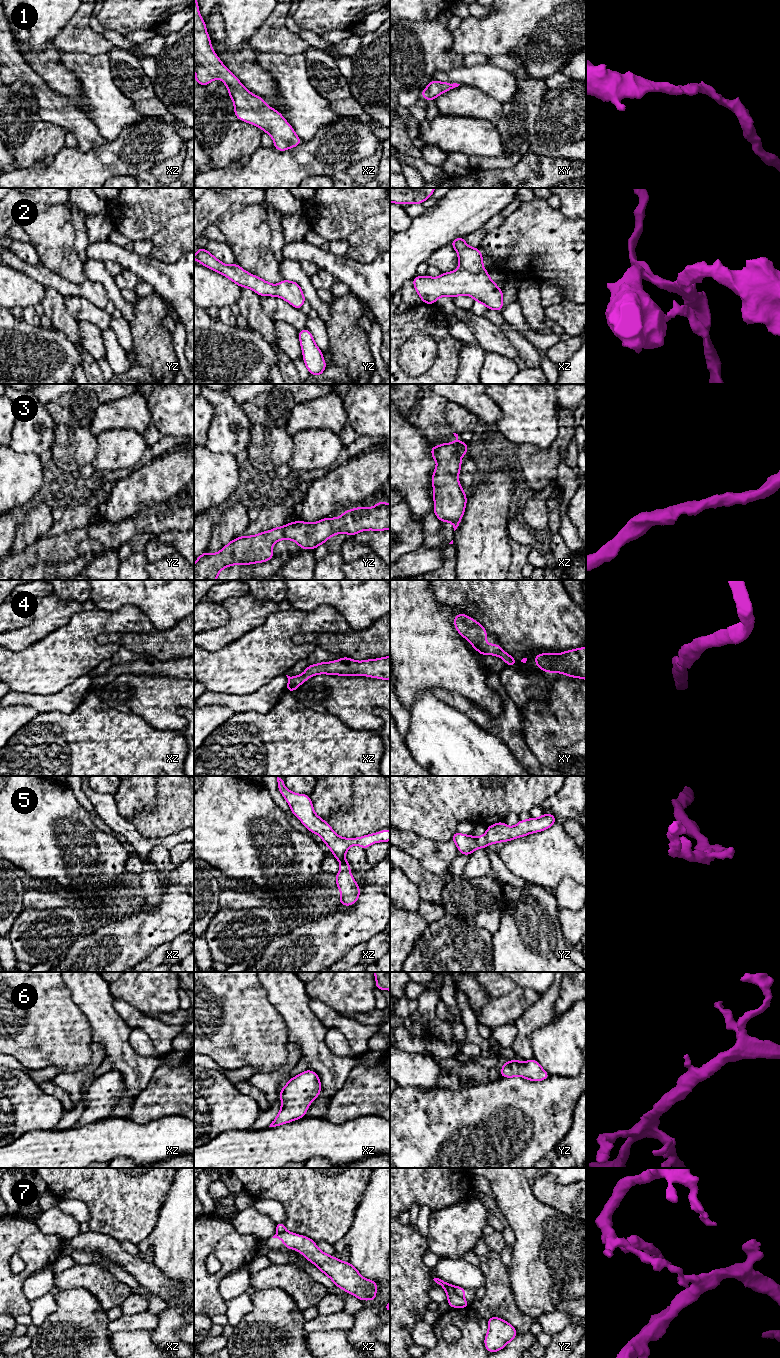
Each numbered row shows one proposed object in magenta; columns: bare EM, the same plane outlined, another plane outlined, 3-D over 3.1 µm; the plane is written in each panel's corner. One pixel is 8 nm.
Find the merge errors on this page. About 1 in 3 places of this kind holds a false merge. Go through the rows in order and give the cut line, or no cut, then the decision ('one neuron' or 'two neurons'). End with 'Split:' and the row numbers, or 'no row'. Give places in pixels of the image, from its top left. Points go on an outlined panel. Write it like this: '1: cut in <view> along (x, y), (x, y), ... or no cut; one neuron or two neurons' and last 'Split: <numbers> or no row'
1: no cut; one neuron
2: no cut; one neuron
3: no cut; one neuron
4: no cut; one neuron
5: no cut; one neuron
6: no cut; one neuron
7: cut in yz along (453, 1286), (453, 1290), (462, 1297); two neurons
Split: 7

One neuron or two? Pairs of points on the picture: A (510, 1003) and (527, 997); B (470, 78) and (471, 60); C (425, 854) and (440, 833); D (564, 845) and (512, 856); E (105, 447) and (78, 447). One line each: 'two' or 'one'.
A: one
B: two
C: two
D: one
E: two

